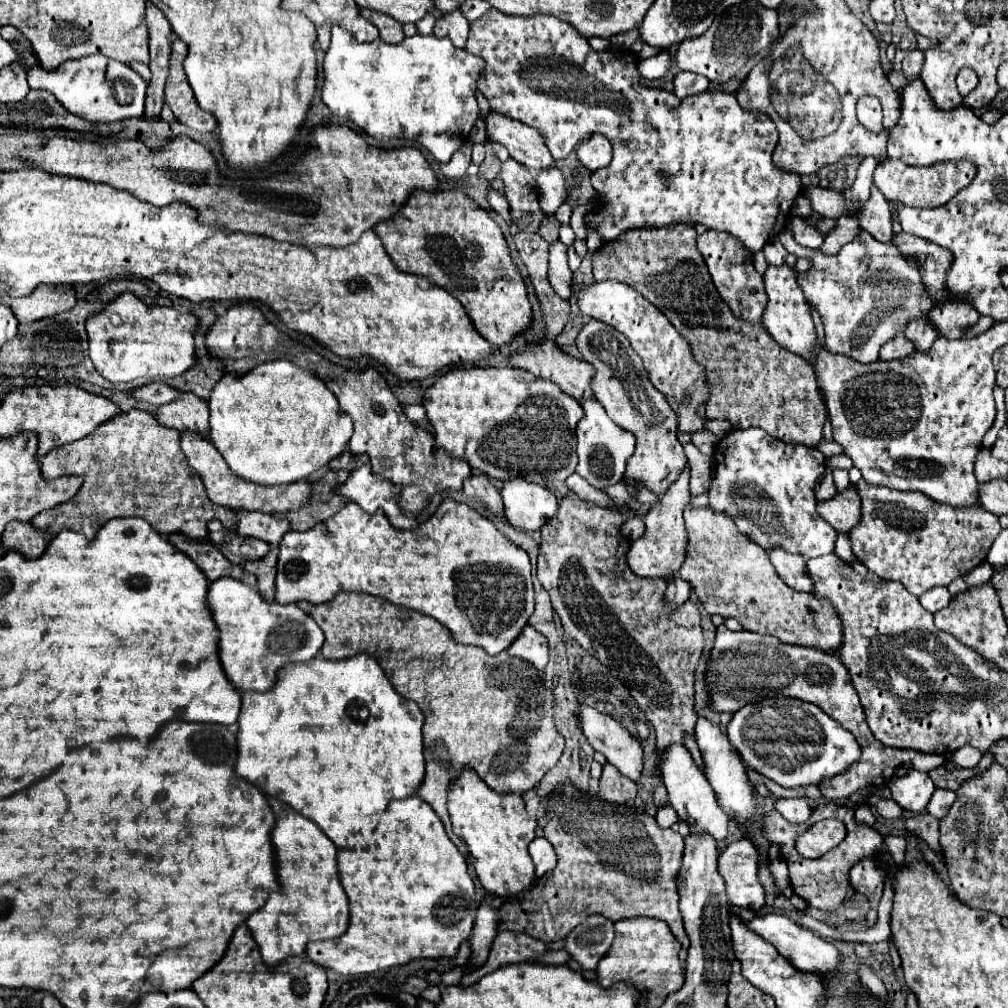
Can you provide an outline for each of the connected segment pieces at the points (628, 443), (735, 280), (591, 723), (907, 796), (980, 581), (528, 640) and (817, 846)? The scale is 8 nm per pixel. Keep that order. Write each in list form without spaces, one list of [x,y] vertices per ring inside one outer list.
[[[581,399],[579,403],[585,411],[585,417],[577,423],[577,473],[595,489],[607,489],[623,477],[625,463],[635,449],[635,435],[613,423],[597,399]]]
[[[705,231],[697,239],[697,249],[703,255],[711,279],[721,295],[721,299],[731,307],[735,315],[745,321],[761,321],[767,295],[763,287],[763,277],[753,267],[753,253],[731,233],[725,231]]]
[[[581,707],[581,729],[593,749],[603,753],[625,777],[631,781],[641,777],[645,757],[643,747],[617,719],[603,715],[593,707]]]
[[[913,769],[903,777],[895,777],[889,783],[889,789],[893,793],[893,801],[899,807],[913,811],[913,813],[921,813],[921,811],[925,811],[931,795],[935,791],[935,785],[927,773]]]
[[[983,561],[979,567],[971,569],[963,579],[965,579],[965,583],[967,583],[969,587],[981,587],[981,585],[989,583],[991,575],[993,575],[993,567],[991,567],[987,561]]]
[[[527,625],[519,637],[511,643],[511,647],[507,649],[509,655],[515,655],[515,657],[521,657],[521,659],[527,659],[535,669],[543,671],[545,665],[547,665],[547,653],[549,653],[549,647],[547,647],[547,637],[539,631],[535,631],[531,625]]]
[[[823,821],[823,823],[815,823],[811,825],[795,843],[797,851],[803,857],[821,857],[825,855],[829,849],[833,849],[835,845],[841,843],[841,839],[845,837],[845,827],[839,821]]]

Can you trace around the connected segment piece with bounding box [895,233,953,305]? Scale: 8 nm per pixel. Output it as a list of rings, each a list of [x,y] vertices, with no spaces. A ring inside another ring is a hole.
[[[909,233],[895,235],[895,245],[903,255],[911,257],[921,267],[923,295],[927,295],[927,299],[933,305],[951,301],[953,295],[947,293],[947,285],[945,285],[947,271],[953,263],[951,251]]]

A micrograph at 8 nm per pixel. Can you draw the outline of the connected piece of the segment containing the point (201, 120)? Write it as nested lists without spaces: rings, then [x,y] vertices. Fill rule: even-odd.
[[[175,39],[173,51],[171,51],[167,87],[165,87],[165,103],[171,107],[177,121],[185,123],[195,131],[213,133],[217,129],[217,119],[211,113],[203,111],[195,101],[195,95],[183,71],[185,57],[187,57],[187,45],[181,39]]]

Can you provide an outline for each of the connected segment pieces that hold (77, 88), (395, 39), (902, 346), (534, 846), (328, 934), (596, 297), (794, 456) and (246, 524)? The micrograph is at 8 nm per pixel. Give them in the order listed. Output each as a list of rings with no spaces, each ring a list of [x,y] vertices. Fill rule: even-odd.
[[[89,55],[83,59],[61,63],[55,71],[33,67],[27,77],[31,89],[49,91],[67,111],[91,123],[115,123],[141,117],[145,109],[147,83],[129,65],[101,55]]]
[[[373,13],[371,17],[371,23],[379,27],[381,31],[381,39],[385,43],[401,43],[405,39],[403,35],[403,25],[395,19],[391,19],[389,15],[383,15],[383,13]]]
[[[897,333],[891,341],[887,341],[883,347],[883,351],[879,351],[879,359],[881,361],[893,361],[893,359],[903,359],[907,357],[911,351],[915,351],[915,345],[905,337],[905,333]]]
[[[535,837],[535,839],[529,843],[529,853],[531,853],[531,857],[533,857],[535,875],[537,875],[537,877],[543,877],[547,871],[555,869],[555,865],[557,865],[557,855],[555,855],[553,845],[551,845],[545,837]]]
[[[269,799],[279,815],[273,827],[273,845],[277,853],[277,875],[281,891],[269,893],[267,903],[255,911],[247,925],[261,949],[265,965],[277,967],[287,957],[305,955],[309,941],[337,939],[349,927],[349,901],[339,883],[337,847],[333,841],[307,817],[293,809],[283,809],[275,799]]]
[[[601,281],[585,285],[583,289],[577,289],[577,299],[583,315],[609,323],[611,327],[621,331],[631,341],[635,353],[643,359],[645,371],[653,387],[661,391],[665,397],[675,397],[679,405],[679,415],[677,415],[679,431],[681,433],[703,431],[705,423],[711,419],[707,415],[699,415],[697,407],[705,405],[711,397],[707,375],[705,369],[695,361],[691,343],[677,333],[677,329],[669,323],[669,319],[641,293],[637,293],[627,283],[619,281]]]
[[[735,429],[725,437],[715,449],[717,471],[709,489],[715,491],[715,495],[709,497],[723,499],[723,507],[715,507],[715,511],[729,513],[739,531],[765,549],[783,547],[785,551],[799,553],[809,559],[827,555],[835,547],[834,552],[841,561],[855,561],[849,535],[842,533],[837,539],[837,531],[817,513],[813,487],[825,471],[825,455],[819,449],[783,443],[763,429]],[[735,487],[743,487],[743,495],[739,495],[739,499],[731,499],[731,491],[735,491]]]
[[[235,511],[237,515],[237,533],[243,537],[259,537],[269,545],[277,545],[279,539],[291,529],[289,523],[281,517],[251,513],[251,511]]]

